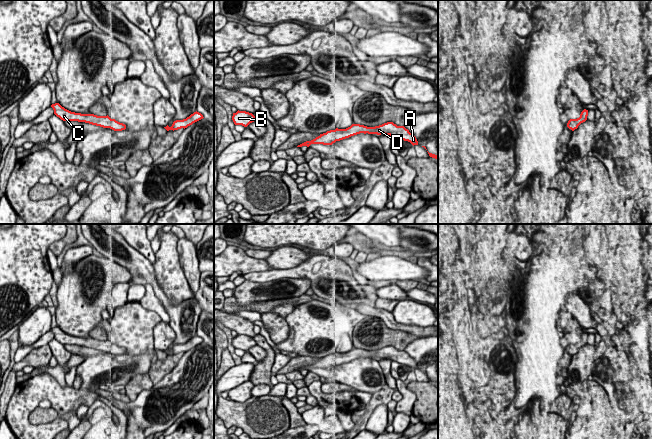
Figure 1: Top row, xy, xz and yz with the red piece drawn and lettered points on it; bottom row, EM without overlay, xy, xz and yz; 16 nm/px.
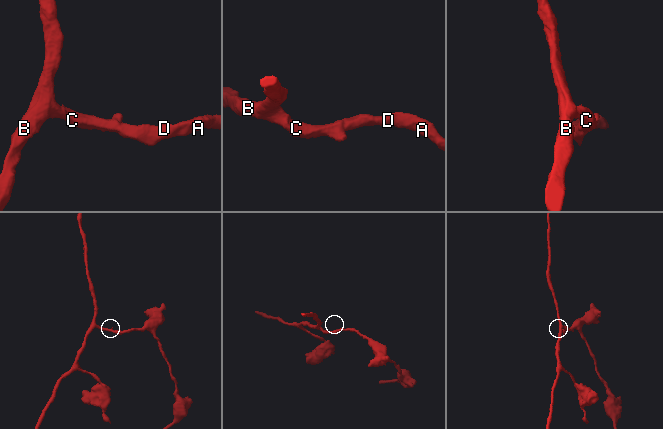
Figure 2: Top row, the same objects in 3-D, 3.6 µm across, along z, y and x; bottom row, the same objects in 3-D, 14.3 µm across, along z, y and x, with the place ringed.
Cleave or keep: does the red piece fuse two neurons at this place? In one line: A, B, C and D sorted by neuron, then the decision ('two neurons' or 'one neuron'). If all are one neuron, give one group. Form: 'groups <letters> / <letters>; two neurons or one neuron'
groups A B C D; one neuron

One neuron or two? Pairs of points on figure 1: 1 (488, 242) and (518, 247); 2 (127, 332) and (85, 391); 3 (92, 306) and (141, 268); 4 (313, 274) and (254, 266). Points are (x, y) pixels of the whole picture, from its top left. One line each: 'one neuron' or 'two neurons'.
1: two neurons
2: one neuron
3: two neurons
4: two neurons

